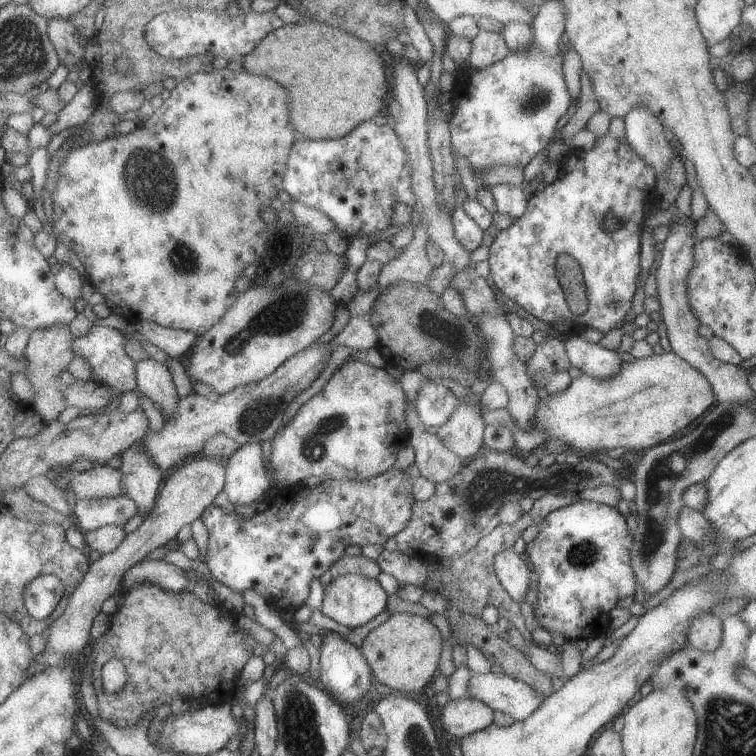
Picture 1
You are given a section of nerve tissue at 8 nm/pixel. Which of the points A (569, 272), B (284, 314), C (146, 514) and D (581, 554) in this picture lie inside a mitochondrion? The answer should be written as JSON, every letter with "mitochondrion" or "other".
{"A":"mitochondrion","B":"mitochondrion","C":"other","D":"mitochondrion"}

